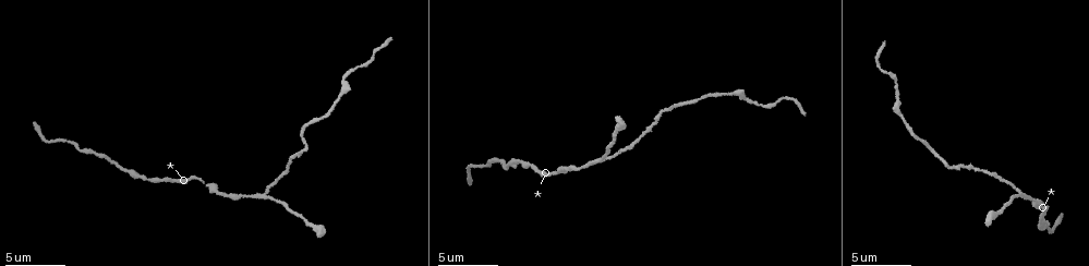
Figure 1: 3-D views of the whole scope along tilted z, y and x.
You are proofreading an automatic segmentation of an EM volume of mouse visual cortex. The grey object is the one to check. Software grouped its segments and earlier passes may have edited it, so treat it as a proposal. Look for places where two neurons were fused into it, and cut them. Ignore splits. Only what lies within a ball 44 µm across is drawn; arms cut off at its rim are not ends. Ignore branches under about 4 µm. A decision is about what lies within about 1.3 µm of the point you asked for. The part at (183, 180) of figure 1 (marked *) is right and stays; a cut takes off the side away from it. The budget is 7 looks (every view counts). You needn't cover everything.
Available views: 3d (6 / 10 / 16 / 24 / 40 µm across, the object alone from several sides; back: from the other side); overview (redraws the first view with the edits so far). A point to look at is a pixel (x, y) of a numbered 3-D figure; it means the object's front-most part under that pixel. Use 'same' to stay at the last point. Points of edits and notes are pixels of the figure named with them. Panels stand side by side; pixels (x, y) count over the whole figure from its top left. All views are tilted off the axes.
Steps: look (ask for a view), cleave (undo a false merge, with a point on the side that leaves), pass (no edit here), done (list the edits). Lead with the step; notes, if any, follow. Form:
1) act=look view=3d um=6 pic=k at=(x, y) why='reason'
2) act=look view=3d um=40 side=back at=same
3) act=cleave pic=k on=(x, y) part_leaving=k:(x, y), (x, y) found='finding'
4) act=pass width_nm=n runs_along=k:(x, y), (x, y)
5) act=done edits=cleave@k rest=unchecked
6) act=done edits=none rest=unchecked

act=look view=3d um=16 pic=1 at=(490, 161) why='calibre changes'

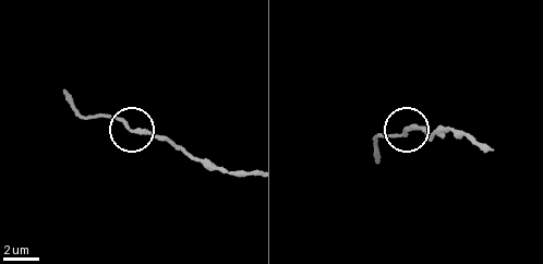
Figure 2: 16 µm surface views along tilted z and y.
act=pass runs_along=2:(250, 174), (214, 167), (149, 132), (131, 130), (98, 114) found='continuous, no second neuron'

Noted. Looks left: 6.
act=look view=3d um=10 pic=1 at=(128, 171) why='sudden change in width'

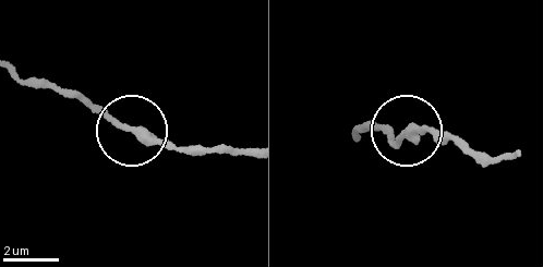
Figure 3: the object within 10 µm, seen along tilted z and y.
act=pass found='all the same neuron'

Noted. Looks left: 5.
act=look view=3d um=10 pic=1 at=(269, 193) why='two arms in line, one across'

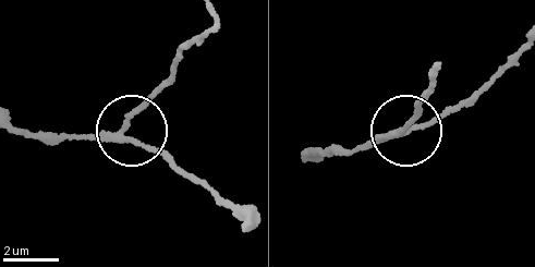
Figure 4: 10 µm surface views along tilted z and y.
act=cleave pic=4 on=(146, 102) found='two neurons meet here'

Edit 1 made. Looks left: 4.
act=done edits=cleave@4 rest=unchecked

